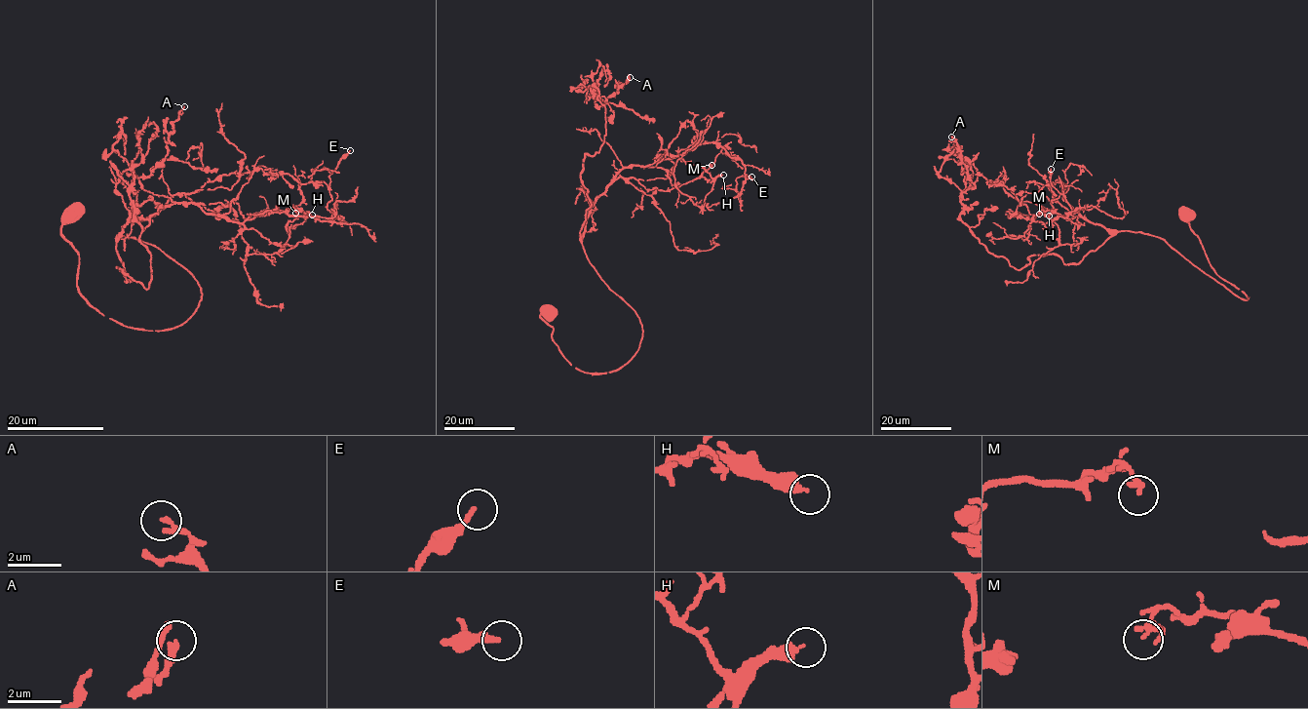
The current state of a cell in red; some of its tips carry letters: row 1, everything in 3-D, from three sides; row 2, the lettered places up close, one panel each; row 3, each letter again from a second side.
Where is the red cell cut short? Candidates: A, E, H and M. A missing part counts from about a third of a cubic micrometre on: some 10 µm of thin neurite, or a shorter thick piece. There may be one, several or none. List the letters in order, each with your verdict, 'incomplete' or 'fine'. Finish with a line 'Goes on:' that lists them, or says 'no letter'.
A: fine
E: fine
H: fine
M: fine
Goes on: no letter

